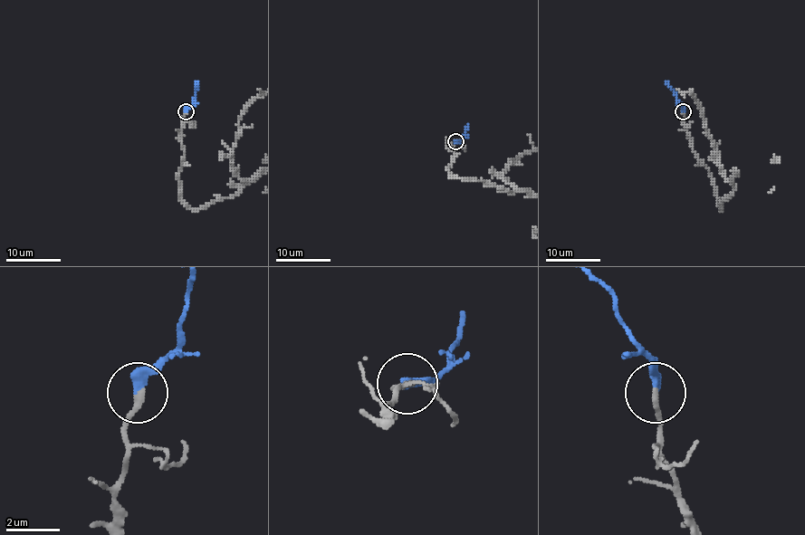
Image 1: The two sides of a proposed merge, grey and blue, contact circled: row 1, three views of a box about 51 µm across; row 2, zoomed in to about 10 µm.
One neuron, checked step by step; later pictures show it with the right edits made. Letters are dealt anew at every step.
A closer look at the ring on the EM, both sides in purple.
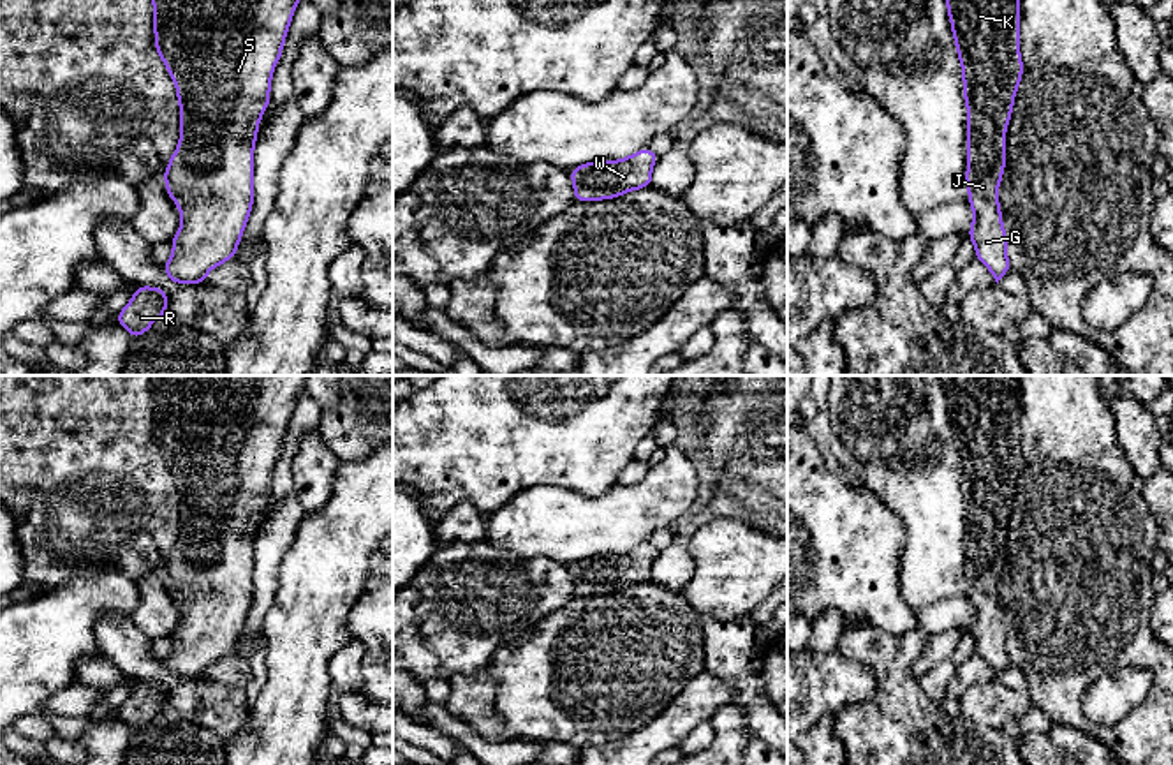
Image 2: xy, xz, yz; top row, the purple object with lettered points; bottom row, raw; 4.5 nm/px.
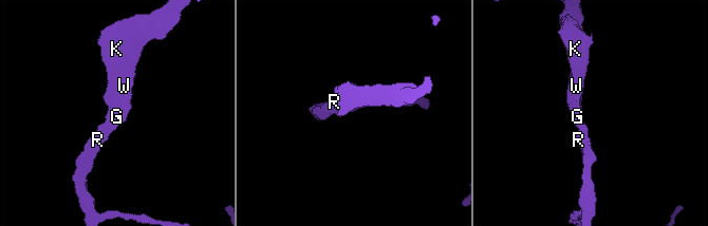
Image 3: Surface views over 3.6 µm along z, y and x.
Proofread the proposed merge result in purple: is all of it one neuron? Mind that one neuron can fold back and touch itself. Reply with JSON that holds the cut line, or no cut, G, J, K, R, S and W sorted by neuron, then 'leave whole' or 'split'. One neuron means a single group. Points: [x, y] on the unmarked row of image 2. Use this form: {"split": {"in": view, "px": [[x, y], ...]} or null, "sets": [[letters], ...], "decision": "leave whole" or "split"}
{"split": null, "sets": [["G", "J", "K", "R", "S", "W"]], "decision": "leave whole"}

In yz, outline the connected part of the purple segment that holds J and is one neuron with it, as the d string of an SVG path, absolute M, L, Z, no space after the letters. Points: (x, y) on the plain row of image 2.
M939 375L956 448L962 458L963 494L967 499L967 585L974 615L969 633L976 654L993 670L995 677L1011 665L1007 654L1007 629L997 592L1006 562L1006 524L1011 515L1014 490L1023 469L1020 451L1020 386L1018 375Z

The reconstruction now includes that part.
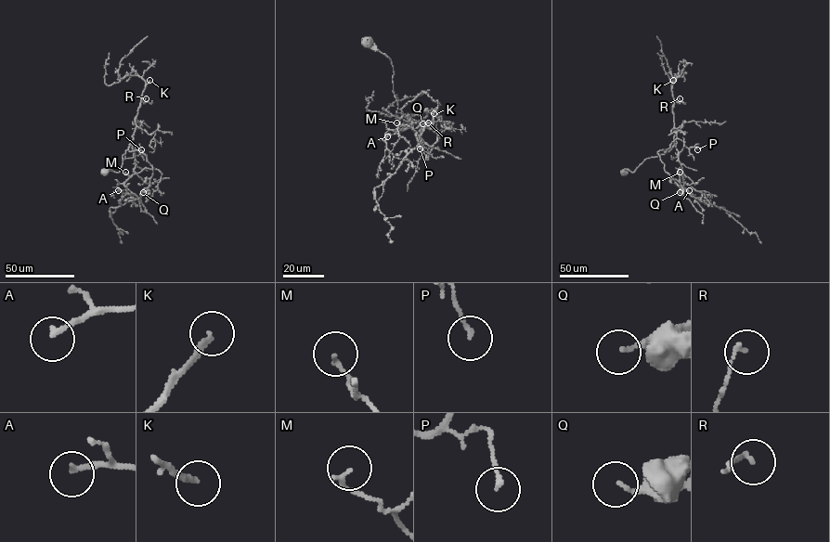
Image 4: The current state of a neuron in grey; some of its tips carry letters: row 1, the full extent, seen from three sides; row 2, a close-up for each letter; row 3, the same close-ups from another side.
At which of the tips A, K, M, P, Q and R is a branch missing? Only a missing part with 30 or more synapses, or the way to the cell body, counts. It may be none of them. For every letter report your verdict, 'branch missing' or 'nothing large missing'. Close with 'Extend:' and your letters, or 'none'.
A: nothing large missing
K: branch missing
M: nothing large missing
P: nothing large missing
Q: nothing large missing
R: nothing large missing
Extend: K

